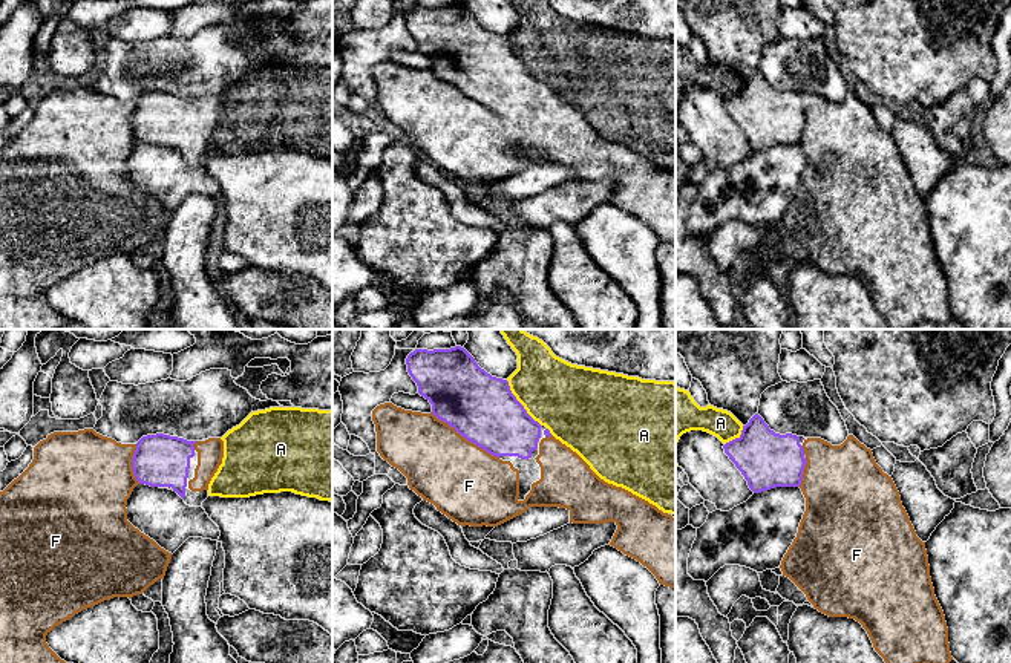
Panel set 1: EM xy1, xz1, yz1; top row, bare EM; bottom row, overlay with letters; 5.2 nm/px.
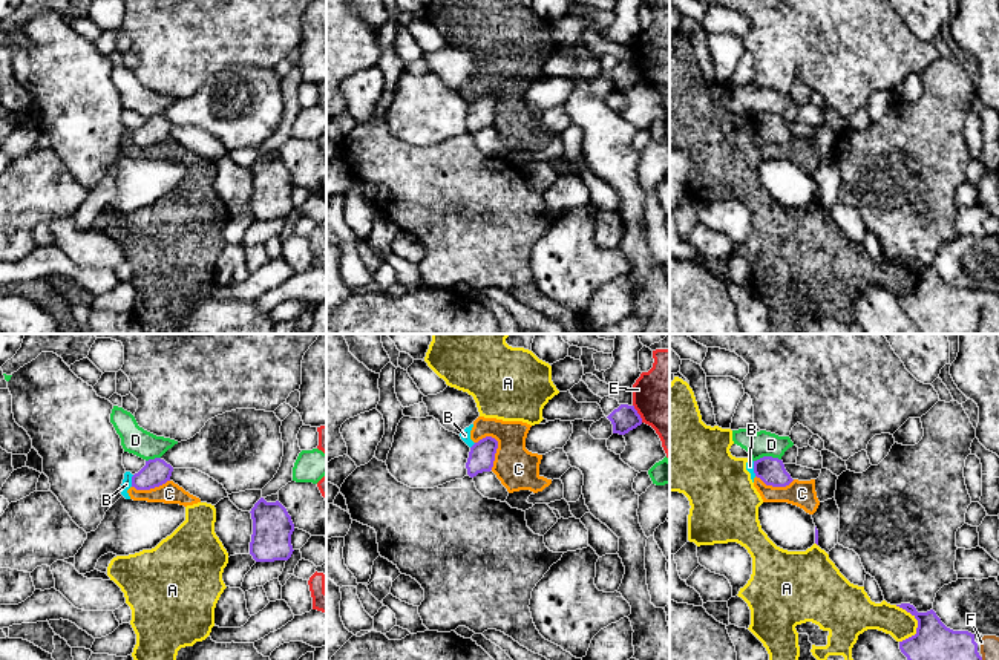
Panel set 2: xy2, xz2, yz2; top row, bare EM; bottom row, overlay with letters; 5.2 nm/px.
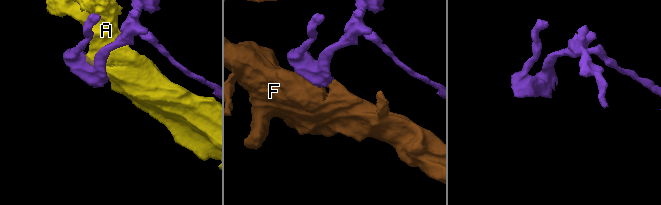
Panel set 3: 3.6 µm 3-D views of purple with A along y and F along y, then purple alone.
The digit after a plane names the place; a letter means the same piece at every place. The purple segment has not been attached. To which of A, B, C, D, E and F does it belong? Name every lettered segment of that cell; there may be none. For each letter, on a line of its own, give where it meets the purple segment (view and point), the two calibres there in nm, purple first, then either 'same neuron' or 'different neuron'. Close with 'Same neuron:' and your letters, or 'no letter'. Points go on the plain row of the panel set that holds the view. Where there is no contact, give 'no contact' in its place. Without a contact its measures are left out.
A: meets purple in yz2 at (918, 280); 320 nm thick on the purple side, 160 nm on the other; different neuron
B: meets purple in xy2 at (132, 138); 140 nm thick on the purple side, 50 nm on the other; different neuron
C: meets purple in xz2 at (495, 107); 140 nm thick on the purple side, 220 nm on the other; different neuron
D: meets purple in yz2 at (766, 114); 140 nm thick on the purple side, 130 nm on the other; different neuron
E: meets purple in xz2 at (638, 71); 140 nm thick on the purple side, 360 nm on the other; different neuron
F: meets purple in xz1 at (464, 94); 360 nm thick on the purple side, 400 nm on the other; same neuron
Same neuron: F

